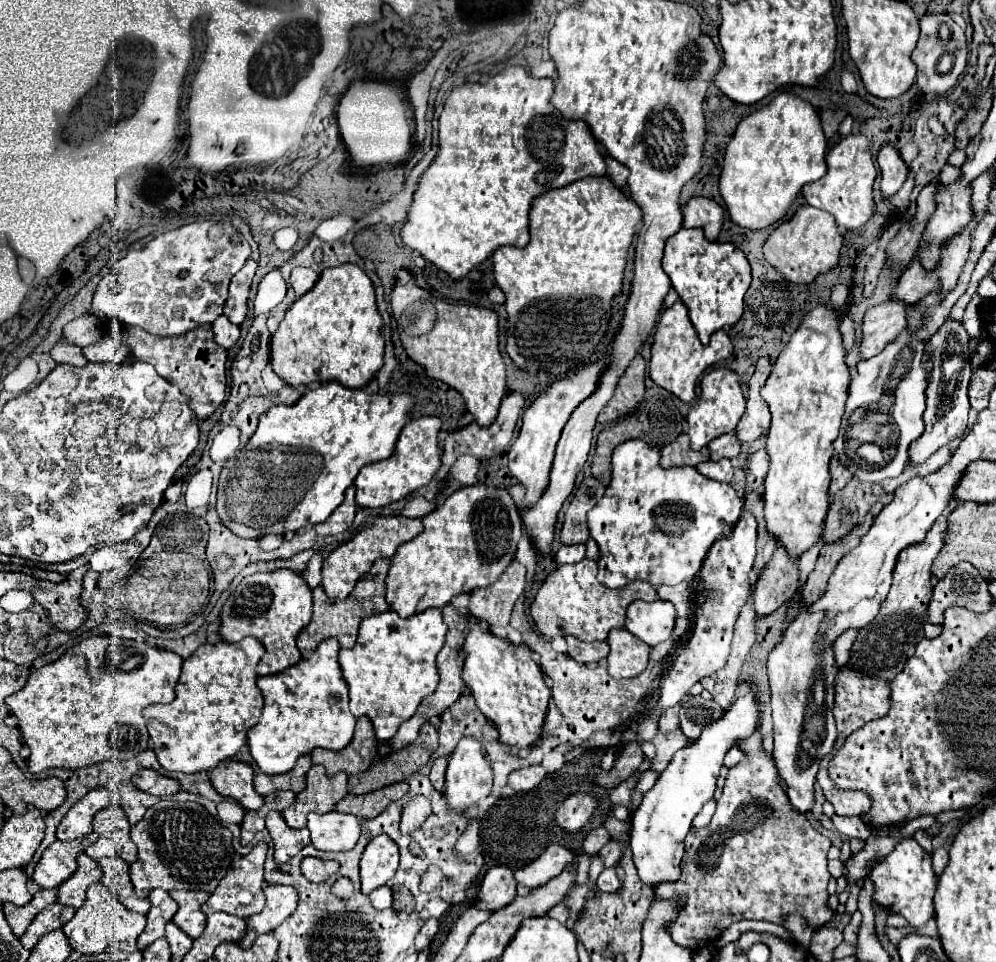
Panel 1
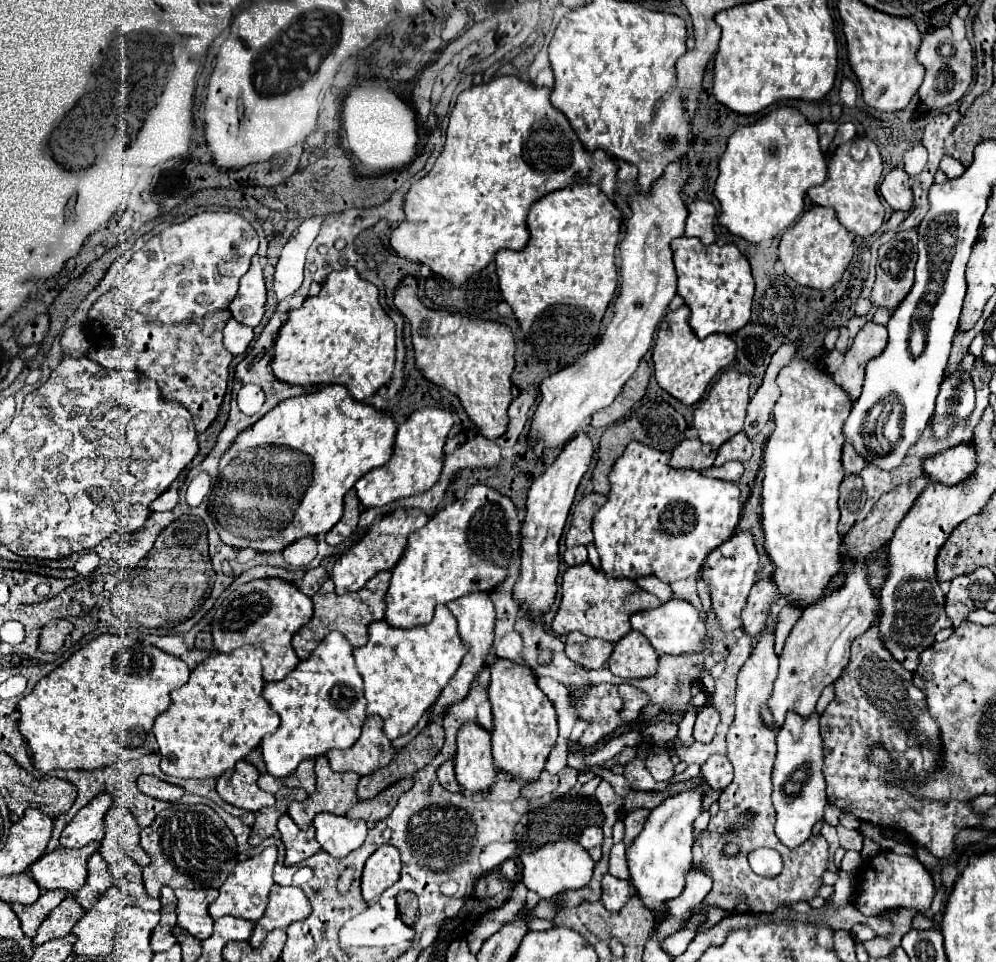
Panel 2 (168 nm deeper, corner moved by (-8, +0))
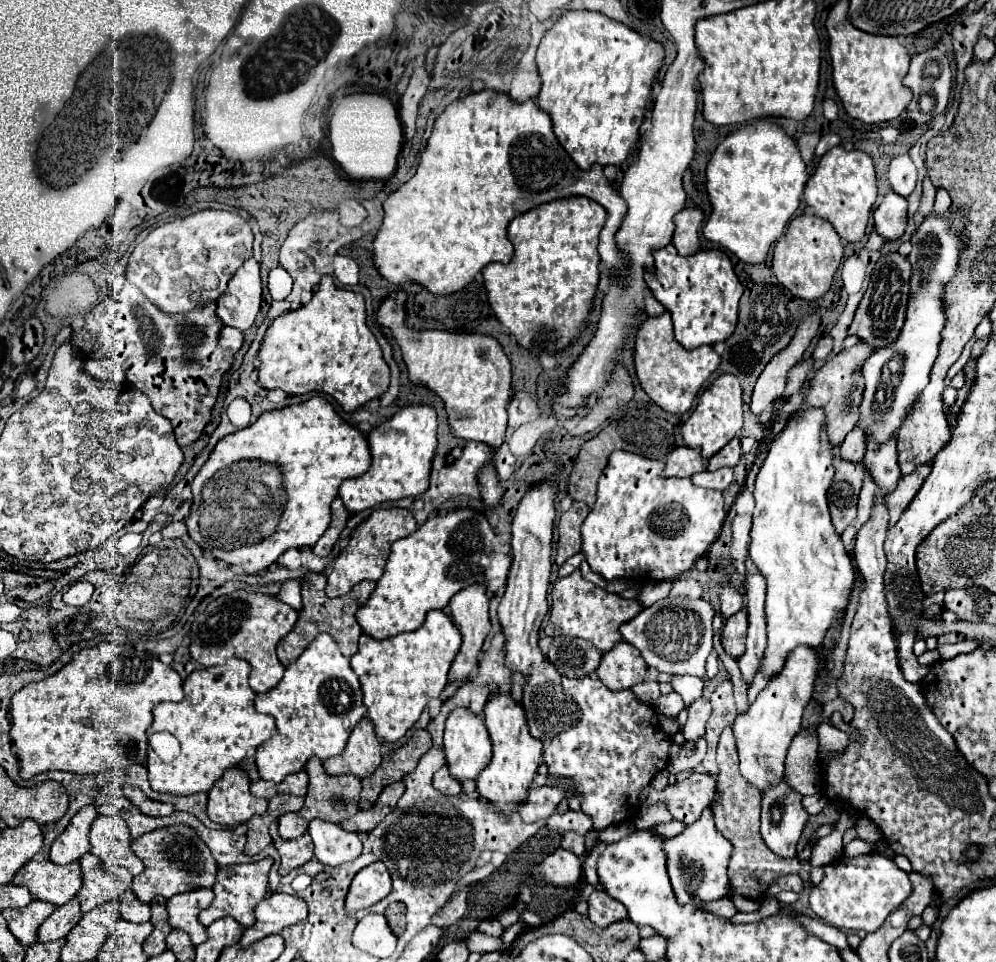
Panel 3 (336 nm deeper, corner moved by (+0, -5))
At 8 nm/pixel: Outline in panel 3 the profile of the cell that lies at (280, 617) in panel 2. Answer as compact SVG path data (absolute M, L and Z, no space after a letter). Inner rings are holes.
M237 589L227 597L219 597L191 625L191 657L203 667L225 663L229 657L239 657L251 663L251 689L263 693L273 689L283 677L283 663L277 659L277 643L295 627L299 613L277 597Z

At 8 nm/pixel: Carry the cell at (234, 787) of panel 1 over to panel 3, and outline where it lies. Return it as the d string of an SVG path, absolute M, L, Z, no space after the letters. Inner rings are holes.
M231 767L209 791L207 815L221 825L239 825L253 815L267 813L267 801L251 795L249 777L239 767Z

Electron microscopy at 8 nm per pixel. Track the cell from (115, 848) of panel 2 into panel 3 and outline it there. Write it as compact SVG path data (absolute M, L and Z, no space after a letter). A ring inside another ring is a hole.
M107 815L97 817L97 821L91 825L91 853L99 857L105 871L113 871L119 865L127 867L133 875L139 875L143 871L141 859L131 851L131 833L121 817L107 817Z

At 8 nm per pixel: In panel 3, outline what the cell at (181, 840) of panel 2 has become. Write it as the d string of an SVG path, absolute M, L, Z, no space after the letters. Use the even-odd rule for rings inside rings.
M185 823L169 825L155 829L139 839L133 841L131 849L141 857L145 871L133 877L133 893L137 895L139 901L151 903L155 895L163 895L165 899L183 893L183 891L193 891L207 887L211 889L215 885L215 875L217 875L217 861L213 859L211 849L205 845L205 841L195 833Z

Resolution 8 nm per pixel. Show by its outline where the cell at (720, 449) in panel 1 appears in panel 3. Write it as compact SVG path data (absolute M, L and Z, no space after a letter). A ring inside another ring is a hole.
M733 437L719 453L715 453L715 457L709 459L709 471L721 469L721 467L735 467L739 463L741 457L741 441L739 437Z

